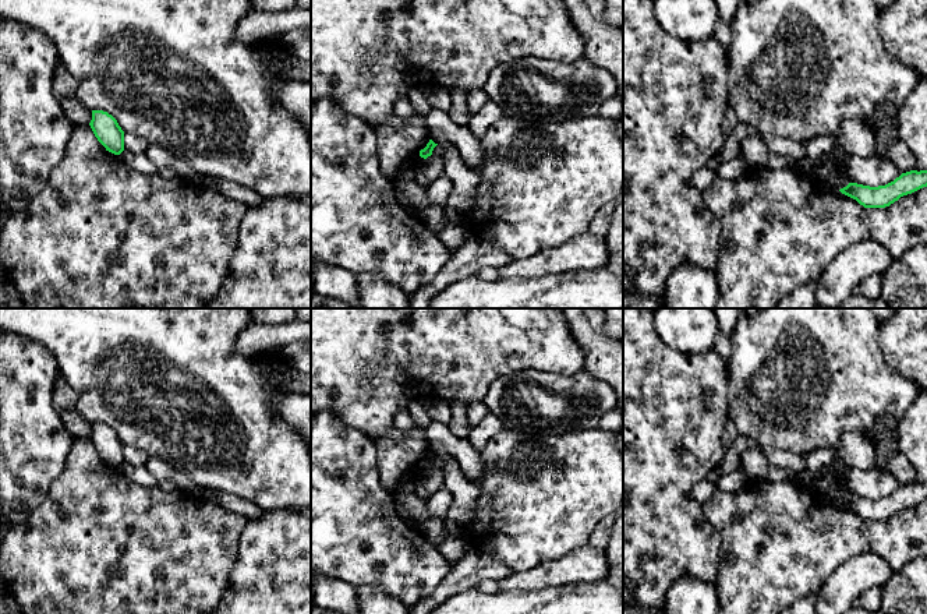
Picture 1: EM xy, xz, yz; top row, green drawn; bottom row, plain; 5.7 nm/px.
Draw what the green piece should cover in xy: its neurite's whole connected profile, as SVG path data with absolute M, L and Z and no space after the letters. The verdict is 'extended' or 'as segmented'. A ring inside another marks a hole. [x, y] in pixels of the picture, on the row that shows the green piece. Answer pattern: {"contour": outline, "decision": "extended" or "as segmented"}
{"contour": "M92 110L89 126L106 151L114 155L124 151L124 131L112 114L103 110Z", "decision": "as segmented"}

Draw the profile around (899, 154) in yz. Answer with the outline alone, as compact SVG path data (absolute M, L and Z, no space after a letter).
M901 140L889 147L889 158L902 173L913 170L914 158L907 145Z

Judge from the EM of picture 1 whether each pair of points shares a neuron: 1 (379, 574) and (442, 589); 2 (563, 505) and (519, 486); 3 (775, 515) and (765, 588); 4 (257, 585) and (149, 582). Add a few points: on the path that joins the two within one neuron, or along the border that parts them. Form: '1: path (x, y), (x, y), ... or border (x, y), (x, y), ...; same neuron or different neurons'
1: border (453, 565), (445, 579), (432, 592), (420, 599); different neurons
2: path (552, 494), (541, 494), (530, 486); same neuron
3: path (775, 533), (775, 550), (767, 561), (765, 570); same neuron
4: border (239, 553), (230, 574), (229, 590), (222, 599); different neurons

